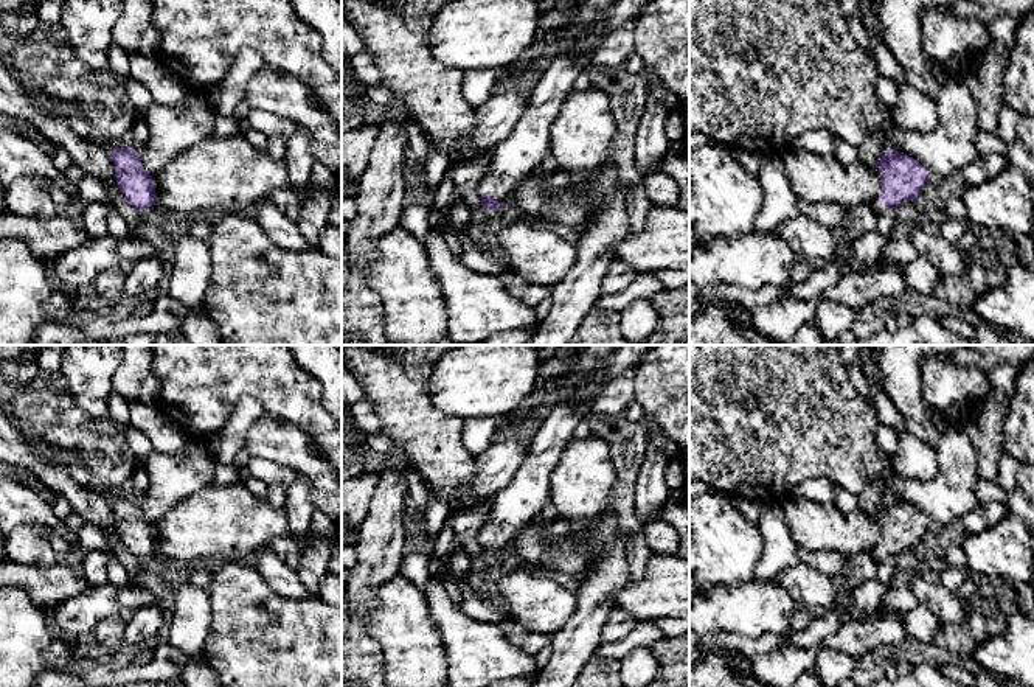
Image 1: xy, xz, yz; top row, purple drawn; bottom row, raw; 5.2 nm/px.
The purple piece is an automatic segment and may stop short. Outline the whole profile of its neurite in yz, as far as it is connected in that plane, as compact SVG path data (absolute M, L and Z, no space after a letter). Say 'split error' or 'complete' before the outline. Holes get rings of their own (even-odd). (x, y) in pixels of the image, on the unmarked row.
split error; M888 497L876 513L882 524L880 544L873 550L879 563L885 556L897 556L905 550L919 549L930 522L913 505Z

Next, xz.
split error; M568 396L546 412L529 441L526 459L511 482L492 497L491 516L478 533L483 555L501 558L515 533L540 514L550 502L551 473L573 431L592 412L593 404L579 396Z

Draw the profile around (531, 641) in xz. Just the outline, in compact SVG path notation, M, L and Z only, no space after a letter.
M511 620L500 623L500 628L514 647L526 650L531 654L536 654L543 647L550 647L554 639L553 633L526 629L520 623Z

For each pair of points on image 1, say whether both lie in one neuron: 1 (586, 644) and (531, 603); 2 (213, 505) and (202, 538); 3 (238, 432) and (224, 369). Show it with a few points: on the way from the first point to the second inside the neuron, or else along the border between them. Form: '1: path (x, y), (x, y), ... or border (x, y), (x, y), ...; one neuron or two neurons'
1: border (576, 592), (576, 610), (555, 634); two neurons
2: path (213, 513), (213, 519), (202, 530); one neuron
3: border (264, 408), (242, 395), (210, 437); two neurons

